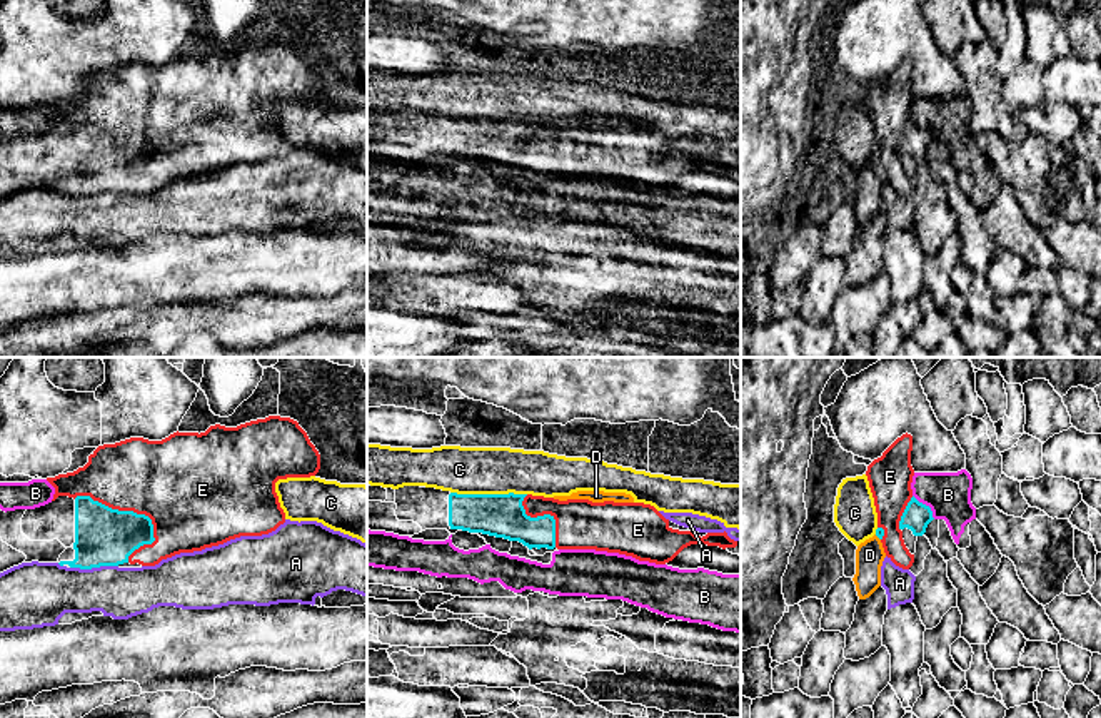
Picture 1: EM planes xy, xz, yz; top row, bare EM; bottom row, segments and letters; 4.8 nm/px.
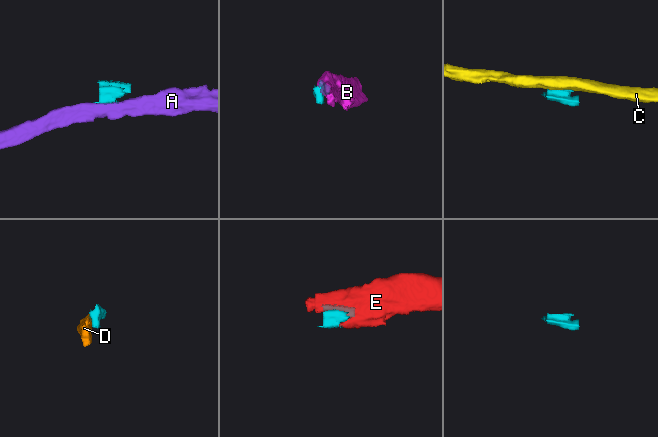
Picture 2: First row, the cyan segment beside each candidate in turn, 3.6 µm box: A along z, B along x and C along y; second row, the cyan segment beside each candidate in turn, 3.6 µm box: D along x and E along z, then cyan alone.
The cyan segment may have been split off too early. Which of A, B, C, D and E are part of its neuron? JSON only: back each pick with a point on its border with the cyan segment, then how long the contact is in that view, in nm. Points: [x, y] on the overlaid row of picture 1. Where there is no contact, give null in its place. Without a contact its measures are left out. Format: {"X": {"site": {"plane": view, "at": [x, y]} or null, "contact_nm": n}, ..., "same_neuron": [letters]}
{"E": {"site": {"plane": "xy", "at": [122, 511]}, "contact_nm": 440}, "same_neuron": ["E"]}

